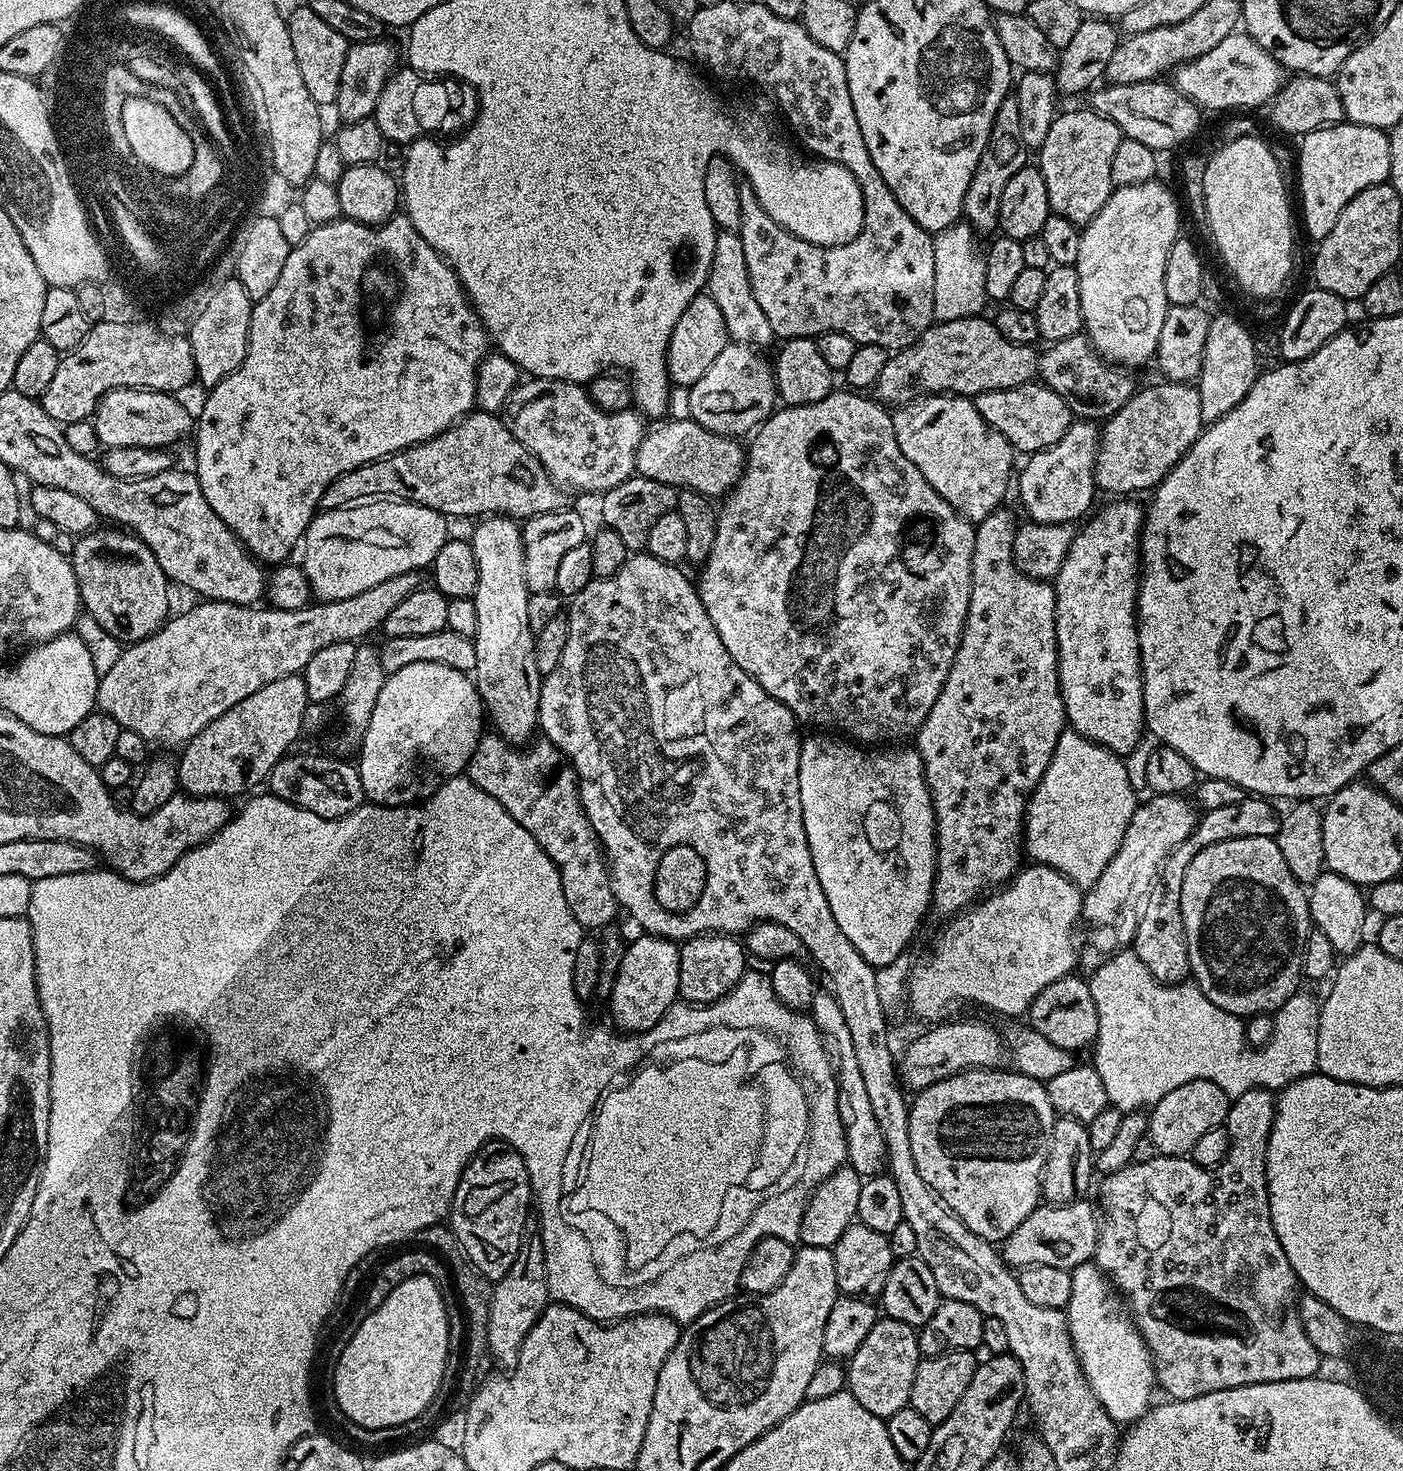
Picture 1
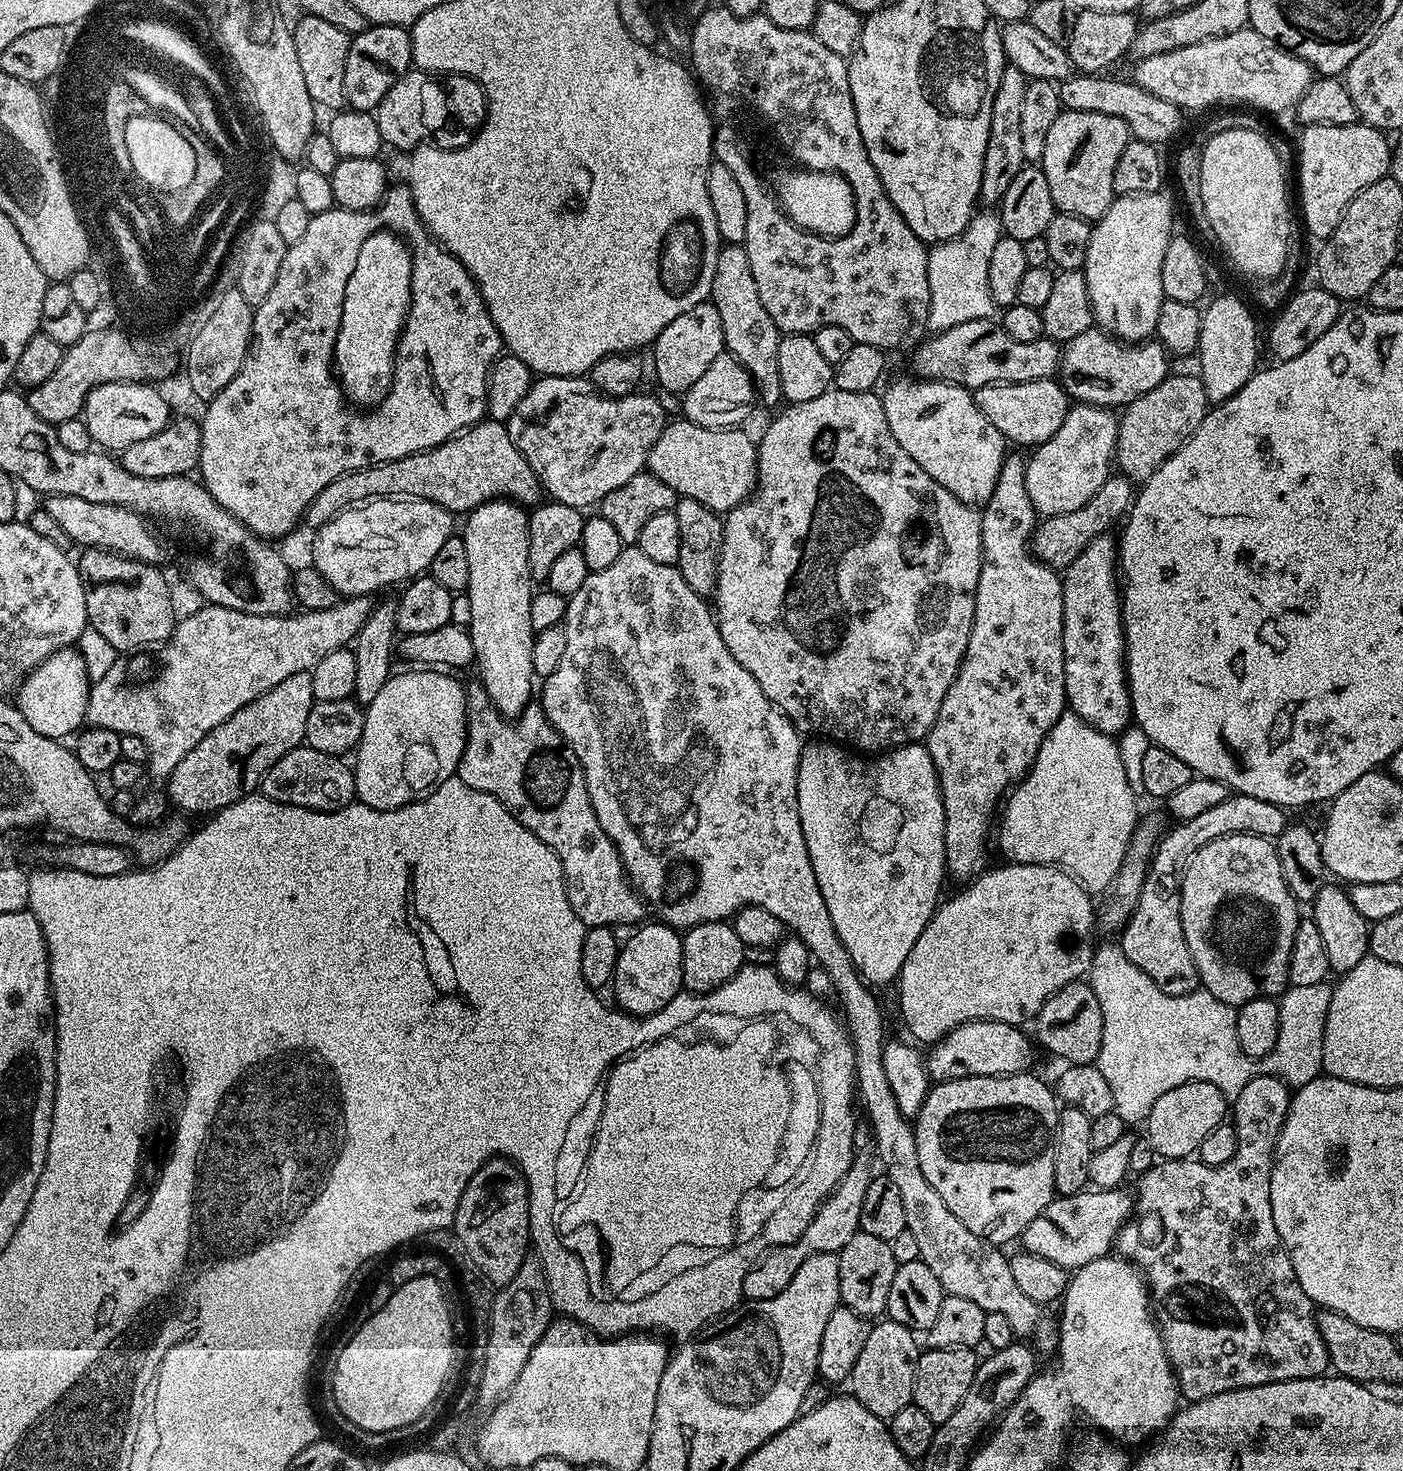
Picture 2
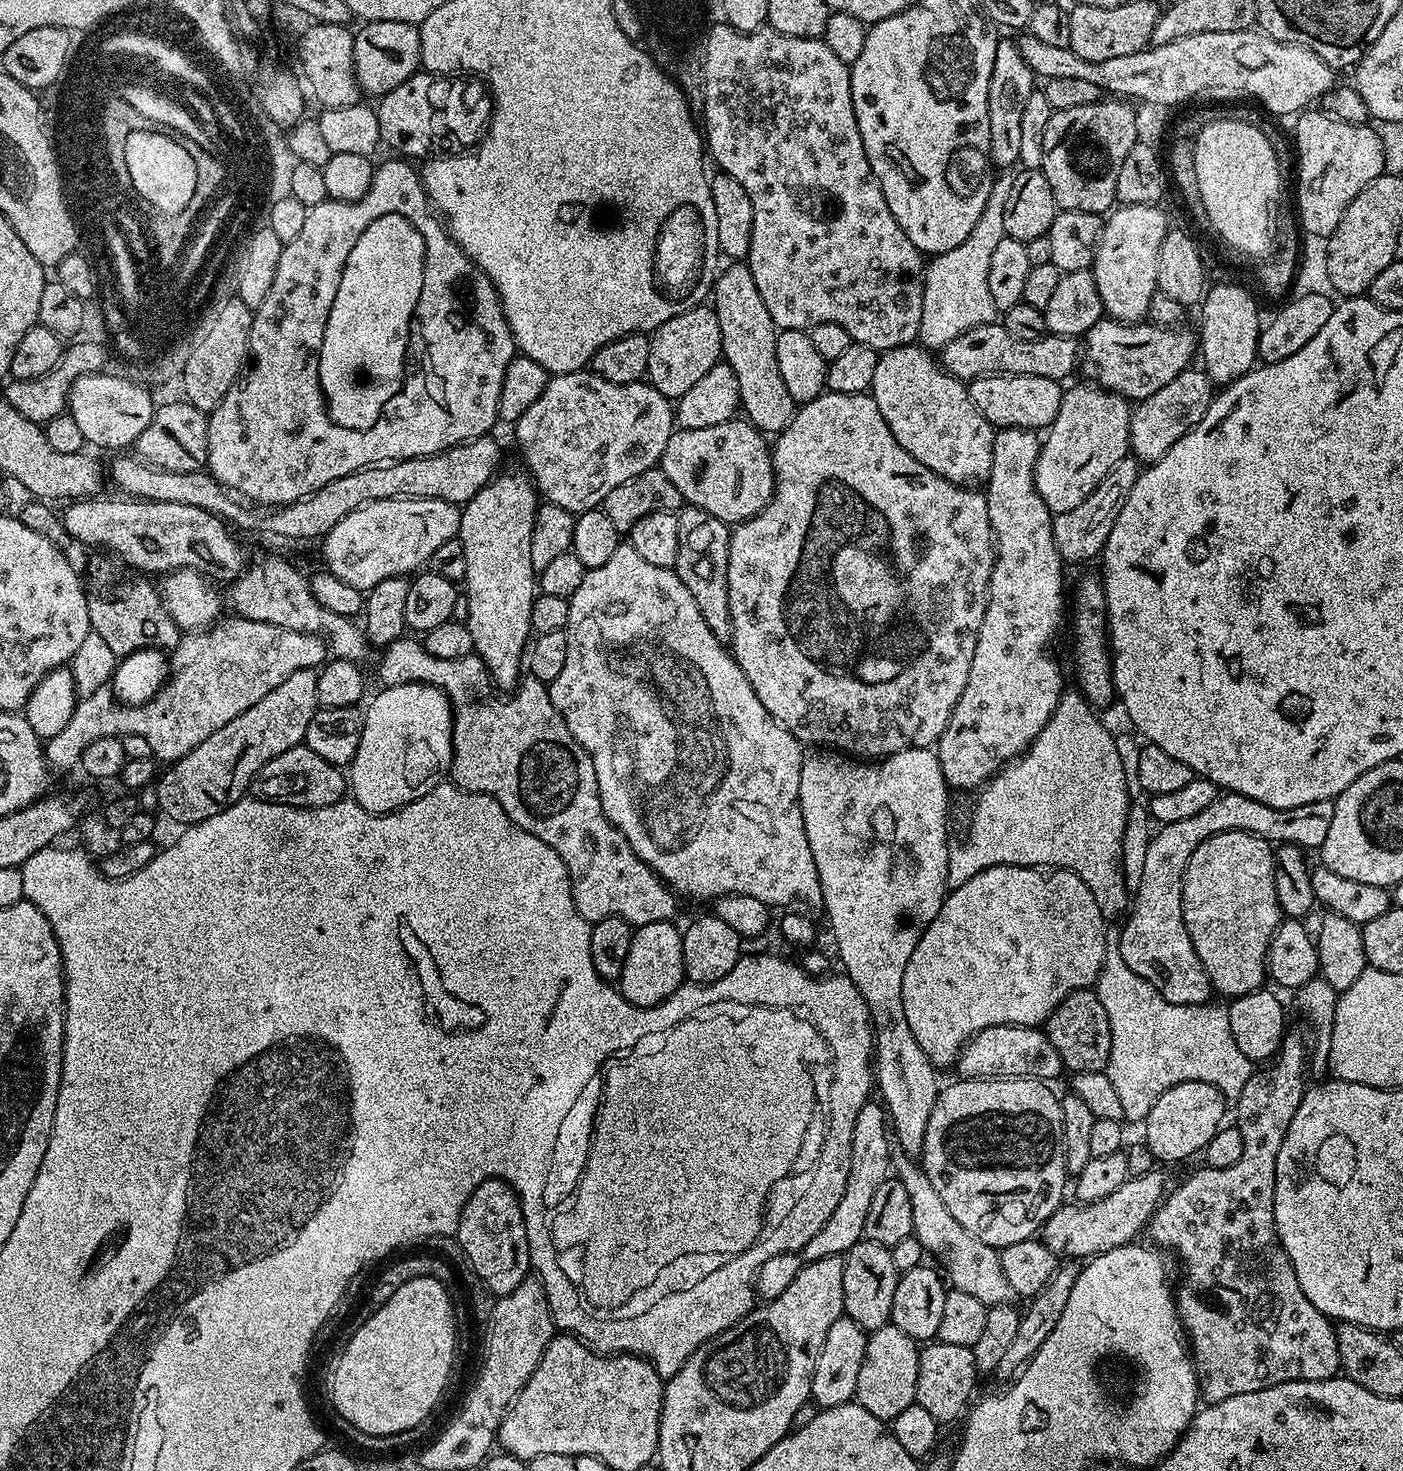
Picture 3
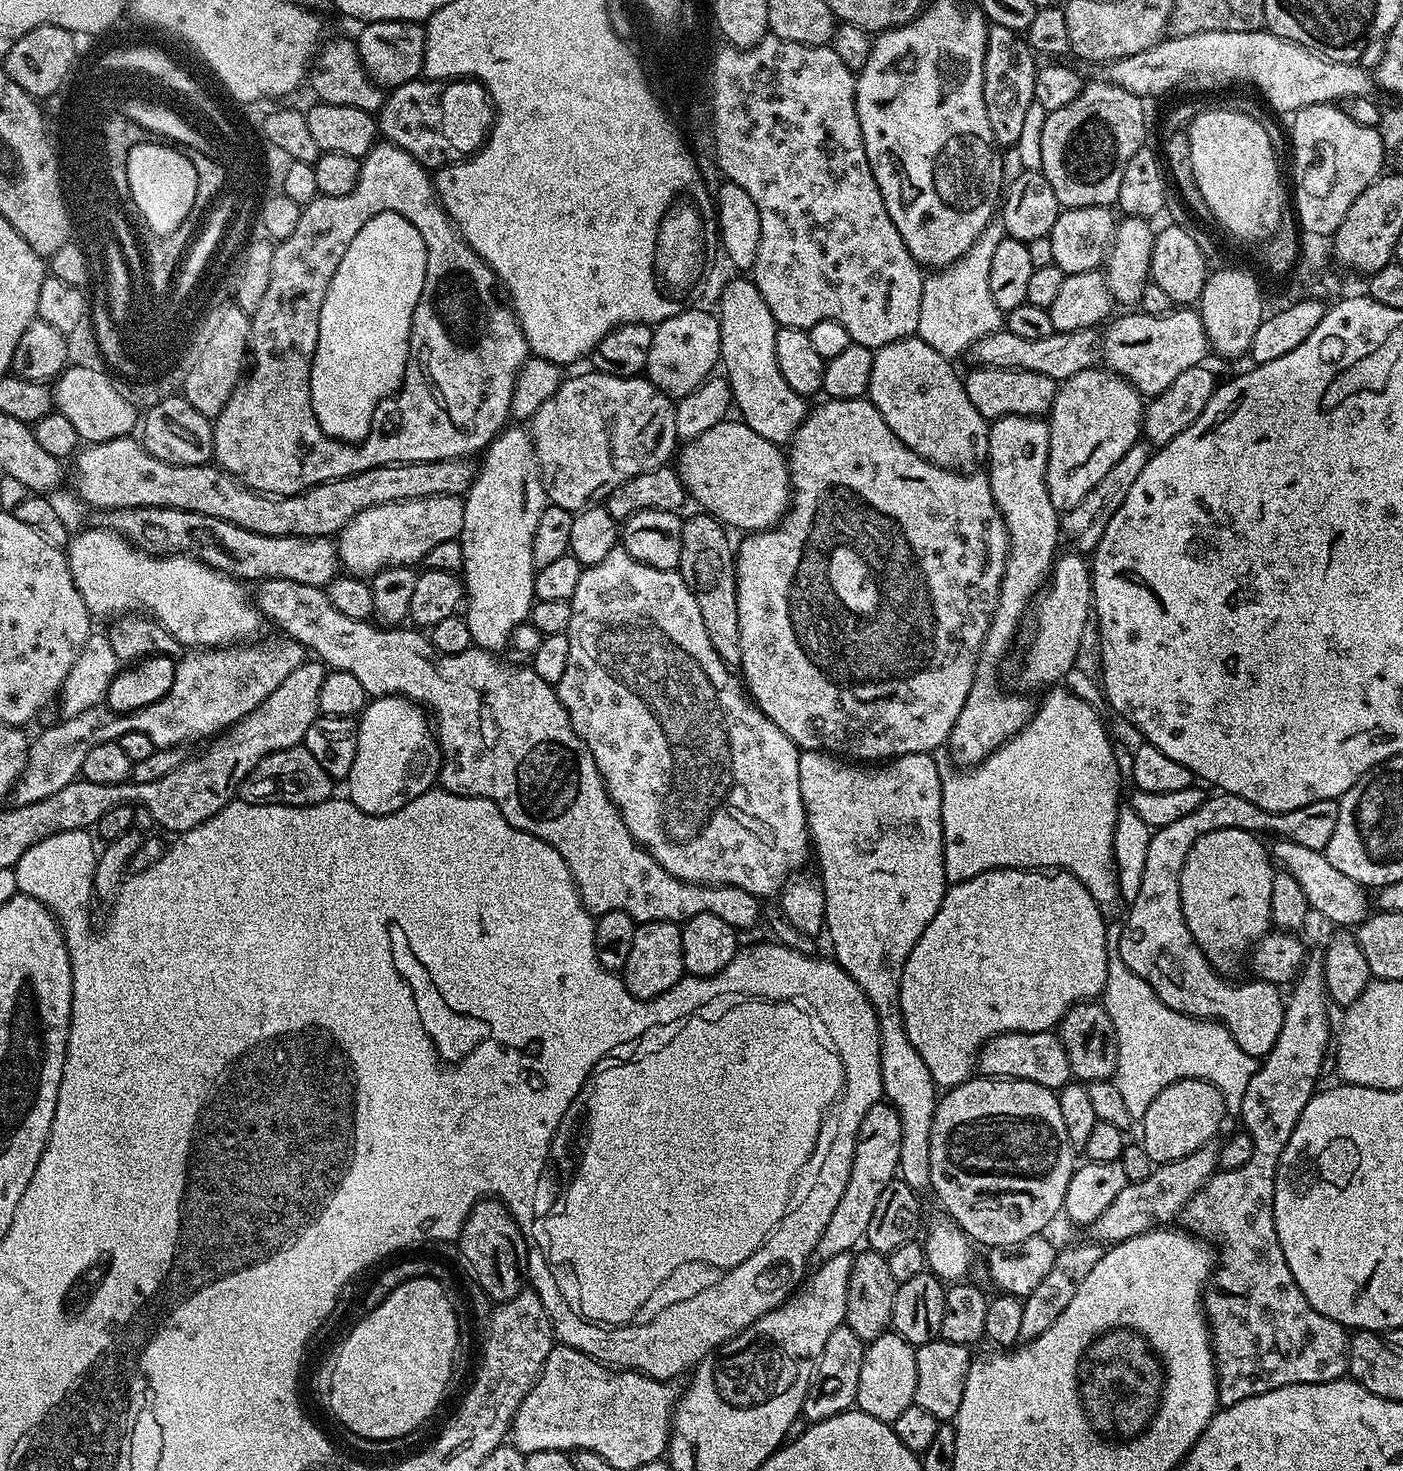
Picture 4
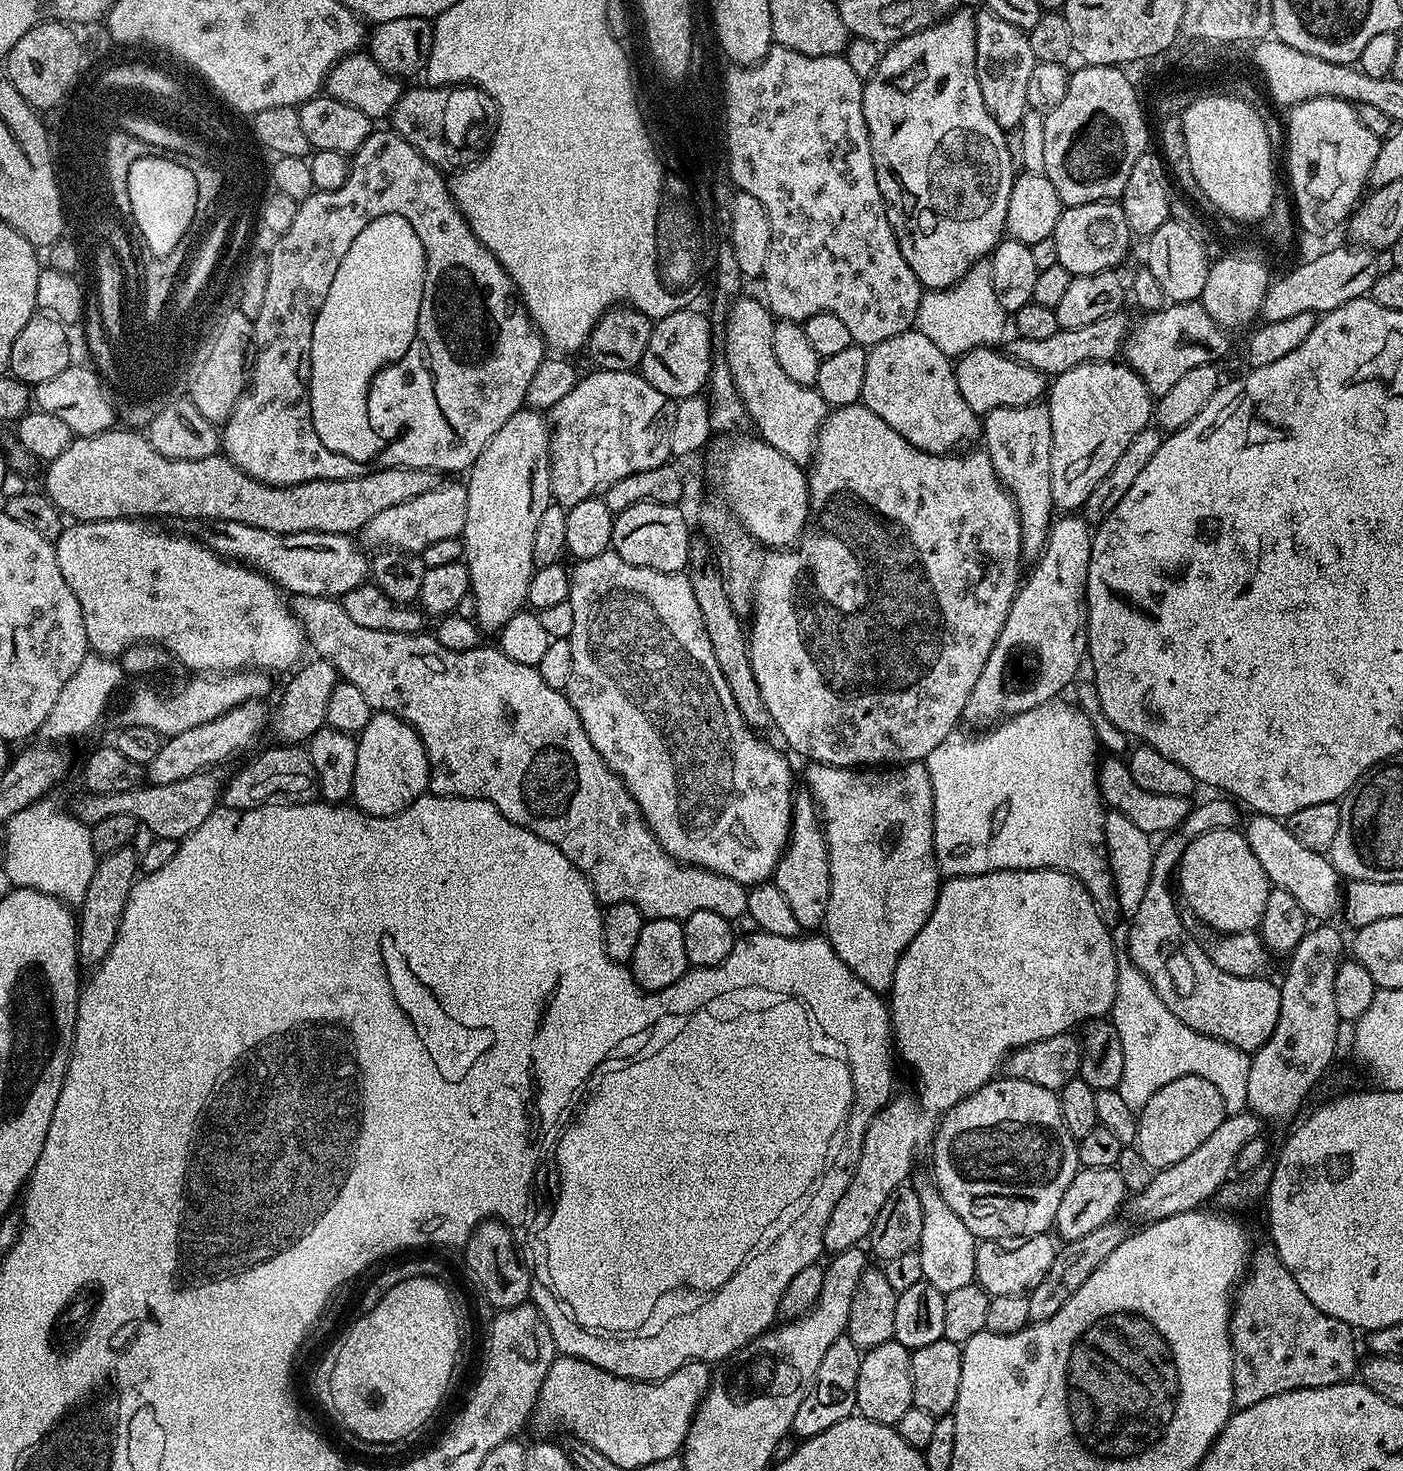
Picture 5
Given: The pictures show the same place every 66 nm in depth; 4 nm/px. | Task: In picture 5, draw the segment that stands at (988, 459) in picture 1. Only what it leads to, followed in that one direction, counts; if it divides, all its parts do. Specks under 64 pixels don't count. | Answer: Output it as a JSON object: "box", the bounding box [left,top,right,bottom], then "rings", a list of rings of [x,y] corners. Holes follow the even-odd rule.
{"box":[860,330,982,456],"rings":[[[909,330],[894,338],[886,338],[886,342],[878,342],[868,348],[866,358],[866,382],[862,382],[860,399],[886,426],[898,430],[906,442],[913,444],[923,452],[933,452],[935,456],[955,453],[963,449],[972,439],[982,432],[981,417],[970,406],[966,406],[966,398],[962,398],[956,381],[956,369],[953,361],[942,350],[934,346],[926,335],[917,330]]]}

